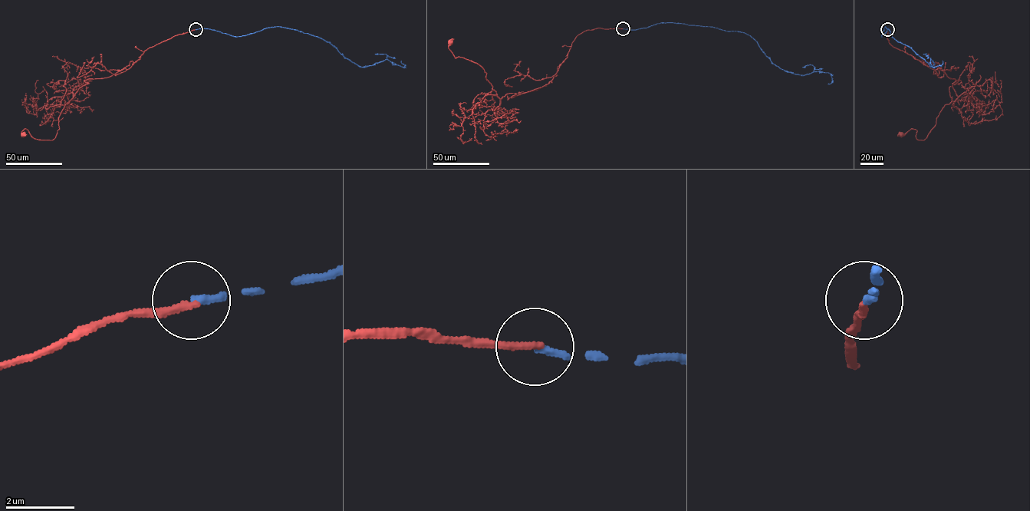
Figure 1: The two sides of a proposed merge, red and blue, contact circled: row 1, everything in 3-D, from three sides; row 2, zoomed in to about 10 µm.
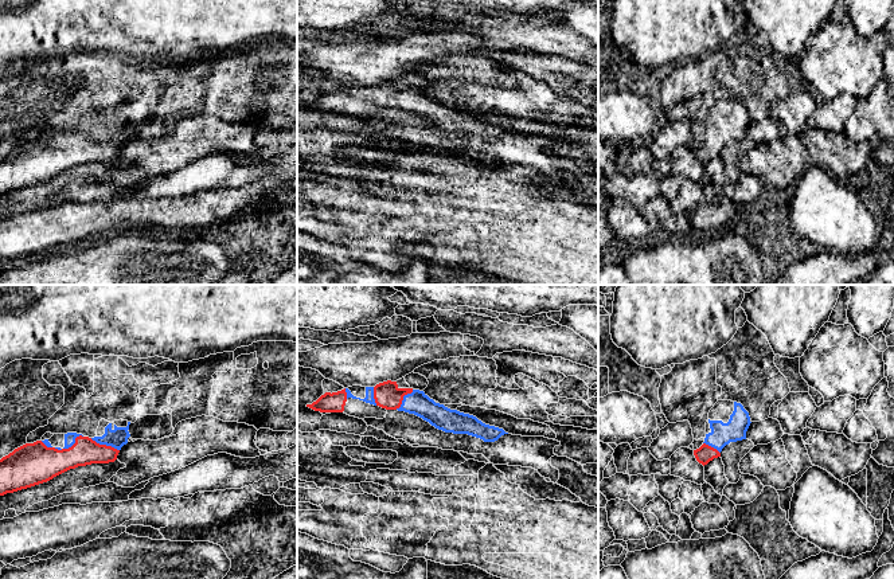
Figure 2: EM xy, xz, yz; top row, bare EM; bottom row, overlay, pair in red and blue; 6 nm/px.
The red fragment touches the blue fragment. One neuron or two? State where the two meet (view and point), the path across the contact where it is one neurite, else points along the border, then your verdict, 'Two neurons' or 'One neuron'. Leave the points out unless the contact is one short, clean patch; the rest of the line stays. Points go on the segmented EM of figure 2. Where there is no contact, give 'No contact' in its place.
Touches red at xy (69, 448). Path across: xy (32, 464), (55, 461), (69, 448), (70, 437). One neuron

